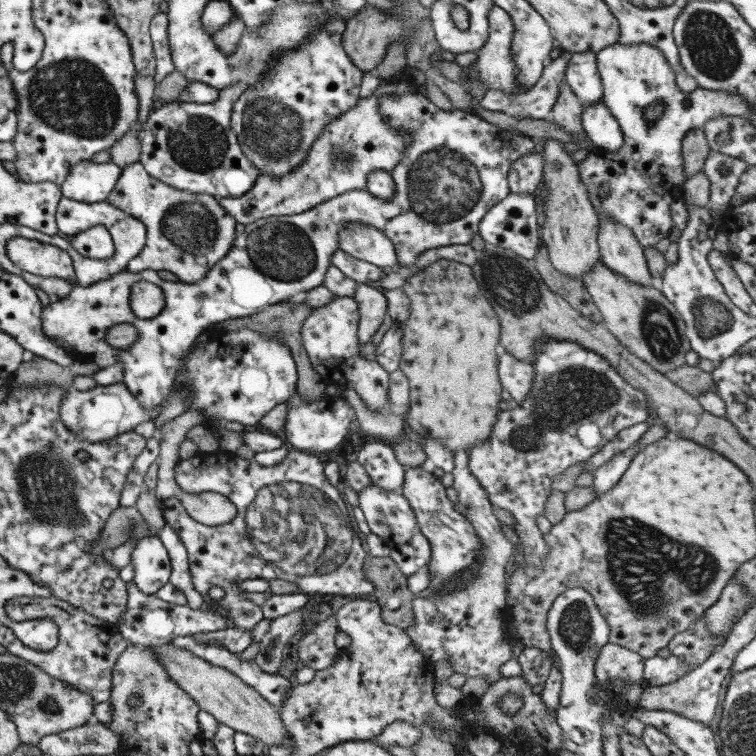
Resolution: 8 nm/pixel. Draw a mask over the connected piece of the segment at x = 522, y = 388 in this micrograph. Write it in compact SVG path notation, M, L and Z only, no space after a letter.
M499 352L497 374L503 392L509 392L517 404L521 404L527 396L531 396L529 392L533 388L533 376L535 376L533 364L525 364L511 354Z

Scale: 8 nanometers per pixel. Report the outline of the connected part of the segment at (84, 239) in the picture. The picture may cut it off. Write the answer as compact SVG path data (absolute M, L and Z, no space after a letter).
M101 226L79 232L77 236L71 238L69 244L73 246L75 252L79 252L81 256L91 258L91 260L107 260L115 252L111 234L107 230L103 230Z

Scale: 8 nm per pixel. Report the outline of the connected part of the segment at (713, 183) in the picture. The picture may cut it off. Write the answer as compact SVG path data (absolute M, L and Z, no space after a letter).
M723 152L707 154L703 160L701 174L709 184L709 198L715 208L729 208L729 198L735 194L741 174L749 168L743 158L735 158Z

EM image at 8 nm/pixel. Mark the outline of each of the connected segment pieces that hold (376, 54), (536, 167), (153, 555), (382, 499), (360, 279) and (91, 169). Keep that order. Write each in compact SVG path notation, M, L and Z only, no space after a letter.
M371 6L361 8L351 20L347 20L345 30L341 34L341 48L345 52L345 56L349 58L349 62L359 70L359 72L373 72L377 64L383 62L383 58L387 56L387 46L393 40L399 40L399 36L405 30L405 22L387 16L385 12L379 12Z
M531 150L515 160L509 168L507 184L509 192L537 196L539 186L543 184L543 152Z
M151 536L137 542L137 546L131 552L129 566L133 572L133 584L141 594L155 596L159 588L169 584L171 568L167 550L163 548L161 540Z
M367 486L359 492L359 506L367 528L389 546L403 546L419 534L409 502L403 494Z
M335 250L333 256L331 256L331 266L339 268L347 278L355 280L357 284L371 284L371 282L379 282L385 278L385 268L379 268L371 262L365 262L365 260L359 260L359 258L353 258L349 256L347 252L343 250Z
M79 162L75 168L71 168L65 182L59 186L59 192L63 194L63 198L71 198L77 202L105 202L119 180L119 174L121 170L111 162Z

